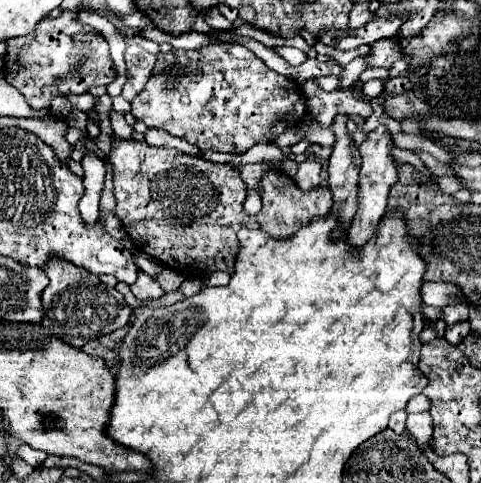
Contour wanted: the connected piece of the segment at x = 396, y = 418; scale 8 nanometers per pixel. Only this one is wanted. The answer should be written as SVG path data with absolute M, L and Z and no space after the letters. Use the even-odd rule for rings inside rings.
M398 411L398 413L394 413L392 417L390 417L390 423L388 423L388 427L390 429L394 429L396 433L404 433L406 431L406 411Z

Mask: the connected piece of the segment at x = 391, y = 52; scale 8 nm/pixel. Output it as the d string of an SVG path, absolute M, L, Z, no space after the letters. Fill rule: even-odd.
M388 37L388 39L376 41L370 51L368 67L388 67L390 69L392 63L400 59L400 53L402 53L402 37L400 39Z

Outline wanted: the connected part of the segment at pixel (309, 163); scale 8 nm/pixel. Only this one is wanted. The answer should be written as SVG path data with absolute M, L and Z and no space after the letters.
M306 159L298 165L294 181L302 191L310 191L312 187L320 185L320 175L318 173L320 173L320 163L312 161L312 159Z

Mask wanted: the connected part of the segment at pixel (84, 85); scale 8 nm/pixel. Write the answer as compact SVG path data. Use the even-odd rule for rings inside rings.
M64 11L57 18L42 19L34 33L8 41L8 51L4 55L6 79L24 93L30 107L48 109L54 95L86 93L90 87L108 85L114 79L116 71L106 39L77 23L77 12ZM76 24L80 31L75 31ZM84 28L86 31L82 31Z

